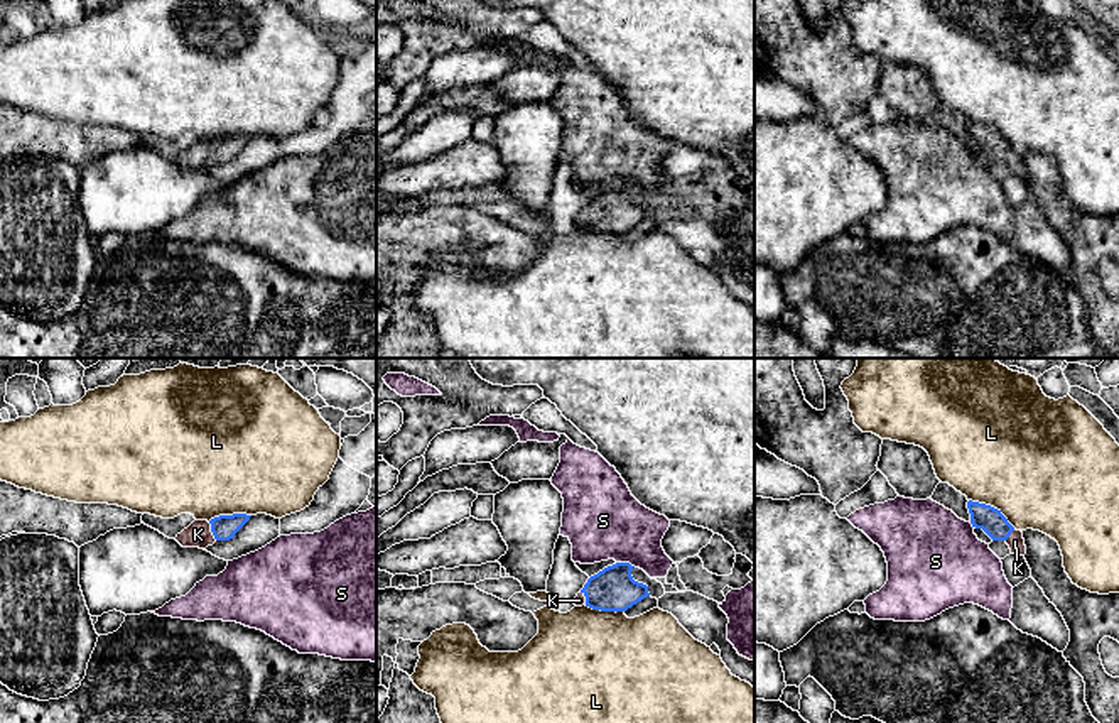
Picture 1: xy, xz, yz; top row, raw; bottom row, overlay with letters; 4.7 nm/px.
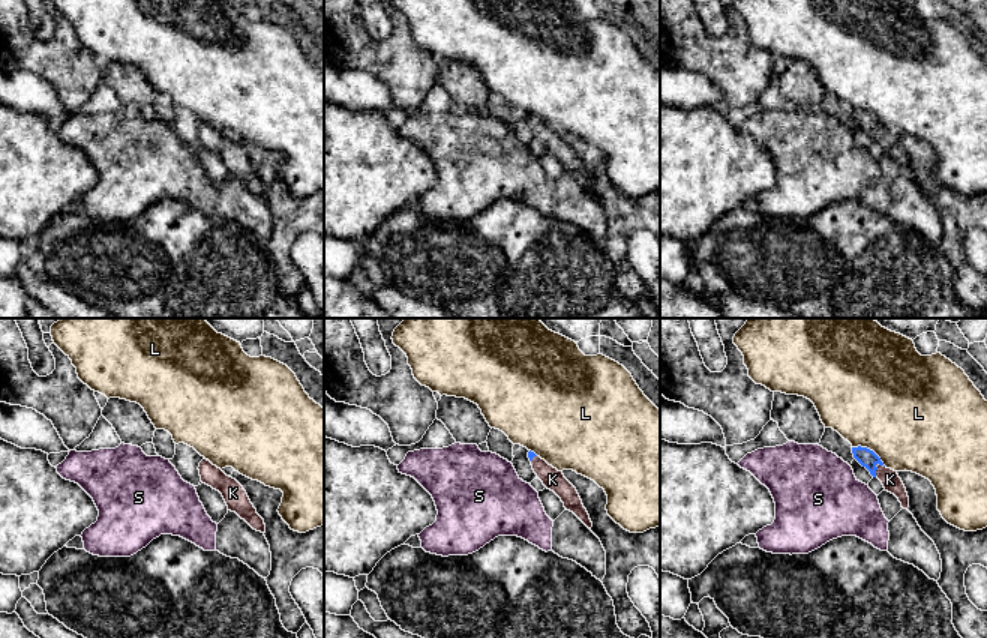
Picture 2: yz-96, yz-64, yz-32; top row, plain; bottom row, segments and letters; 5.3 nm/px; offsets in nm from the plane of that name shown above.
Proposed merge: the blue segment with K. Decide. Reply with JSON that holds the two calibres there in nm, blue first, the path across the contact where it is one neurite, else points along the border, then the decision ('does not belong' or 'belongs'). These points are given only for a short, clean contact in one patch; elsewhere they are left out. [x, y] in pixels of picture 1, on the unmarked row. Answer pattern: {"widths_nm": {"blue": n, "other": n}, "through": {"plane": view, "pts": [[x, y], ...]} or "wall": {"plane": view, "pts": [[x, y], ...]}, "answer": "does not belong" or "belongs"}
{"widths_nm": {"blue": 120, "other": 120}, "through": {"plane": "xy", "pts": [[223, 149], [211, 152], [198, 156]]}, "answer": "belongs"}

